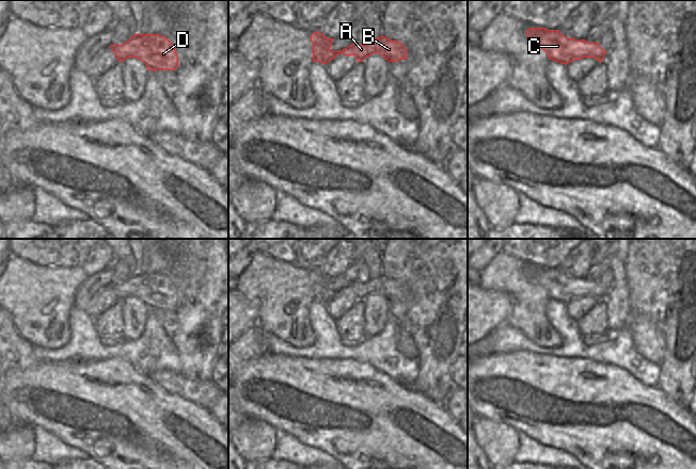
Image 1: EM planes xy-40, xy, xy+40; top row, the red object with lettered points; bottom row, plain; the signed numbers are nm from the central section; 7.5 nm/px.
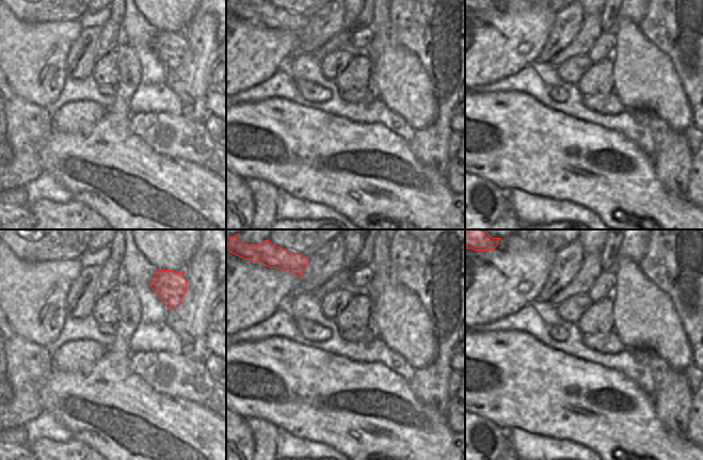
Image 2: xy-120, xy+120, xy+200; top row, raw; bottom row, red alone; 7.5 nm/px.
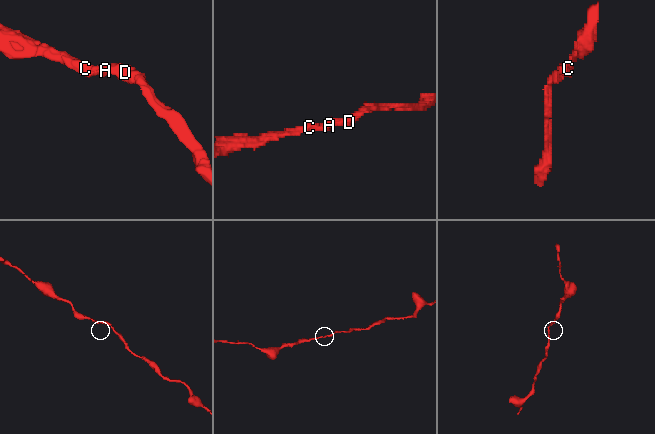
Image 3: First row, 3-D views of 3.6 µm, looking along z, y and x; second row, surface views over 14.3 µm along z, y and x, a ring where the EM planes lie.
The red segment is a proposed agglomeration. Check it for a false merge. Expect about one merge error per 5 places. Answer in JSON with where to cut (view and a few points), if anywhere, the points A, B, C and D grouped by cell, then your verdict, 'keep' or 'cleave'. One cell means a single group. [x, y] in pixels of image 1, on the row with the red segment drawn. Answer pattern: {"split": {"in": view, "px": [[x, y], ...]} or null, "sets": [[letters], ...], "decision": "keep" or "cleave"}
{"split": null, "sets": [["A", "B", "C", "D"]], "decision": "keep"}

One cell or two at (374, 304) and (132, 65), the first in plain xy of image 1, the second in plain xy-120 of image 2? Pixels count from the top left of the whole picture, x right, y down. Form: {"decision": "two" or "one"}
{"decision": "one"}

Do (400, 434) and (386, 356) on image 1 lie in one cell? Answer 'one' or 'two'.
two

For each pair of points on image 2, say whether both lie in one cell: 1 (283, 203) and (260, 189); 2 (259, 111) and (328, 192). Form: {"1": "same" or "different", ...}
{"1": "different", "2": "same"}

